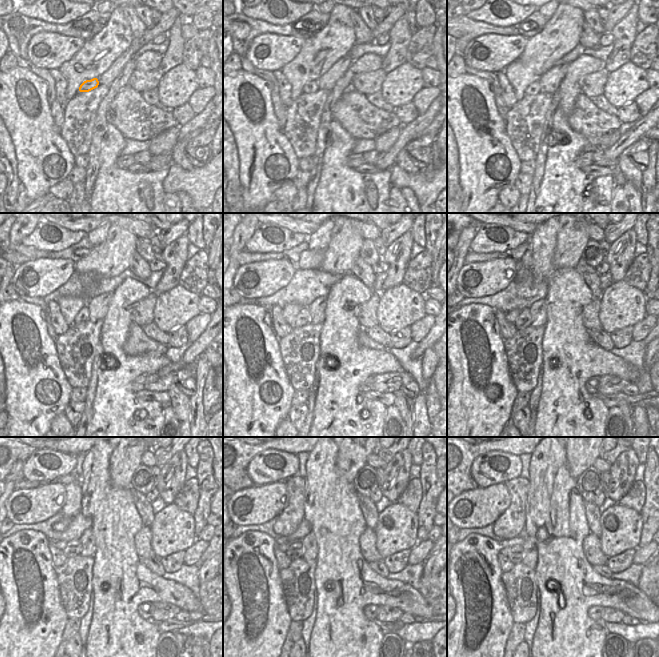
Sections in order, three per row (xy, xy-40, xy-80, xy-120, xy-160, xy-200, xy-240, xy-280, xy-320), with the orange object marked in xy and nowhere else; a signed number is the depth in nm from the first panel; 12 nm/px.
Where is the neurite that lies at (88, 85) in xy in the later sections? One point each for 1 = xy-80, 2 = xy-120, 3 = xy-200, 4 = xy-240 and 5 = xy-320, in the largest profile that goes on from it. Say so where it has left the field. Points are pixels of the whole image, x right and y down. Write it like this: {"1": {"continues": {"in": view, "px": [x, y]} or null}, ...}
{"1": {"continues": {"in": "xy-80", "px": [534, 88]}}, "2": {"continues": {"in": "xy-120", "px": [83, 314]}}, "3": {"continues": {"in": "xy-200", "px": [524, 320]}}, "4": {"continues": {"in": "xy-240", "px": [74, 547]}}, "5": {"continues": {"in": "xy-320", "px": [515, 555]}}}

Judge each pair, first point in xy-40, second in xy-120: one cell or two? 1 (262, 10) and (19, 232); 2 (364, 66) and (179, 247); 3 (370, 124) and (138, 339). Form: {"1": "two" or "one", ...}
{"1": "two", "2": "two", "3": "one"}

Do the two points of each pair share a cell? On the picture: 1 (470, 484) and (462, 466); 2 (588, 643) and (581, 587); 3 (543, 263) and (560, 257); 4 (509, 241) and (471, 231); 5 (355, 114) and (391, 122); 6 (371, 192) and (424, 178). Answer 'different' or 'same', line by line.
1: same
2: same
3: different
4: different
5: same
6: different

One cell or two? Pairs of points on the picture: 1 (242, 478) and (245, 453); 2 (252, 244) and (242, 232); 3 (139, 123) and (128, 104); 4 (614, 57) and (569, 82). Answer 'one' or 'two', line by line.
1: one
2: two
3: one
4: two

